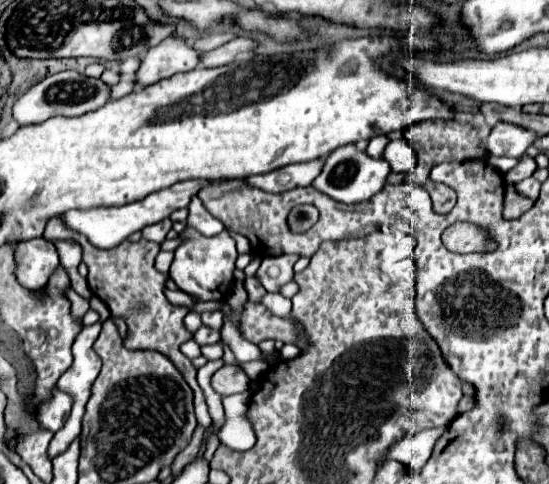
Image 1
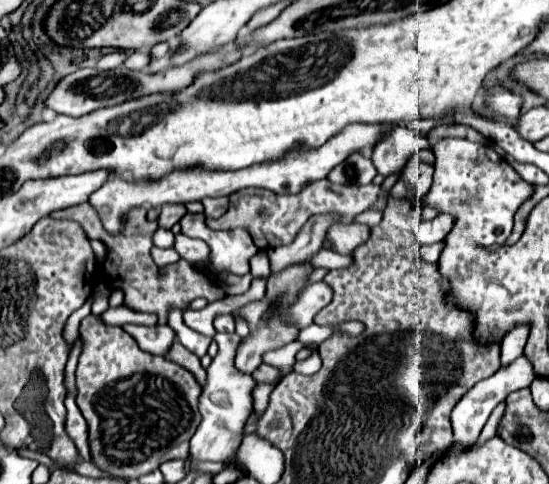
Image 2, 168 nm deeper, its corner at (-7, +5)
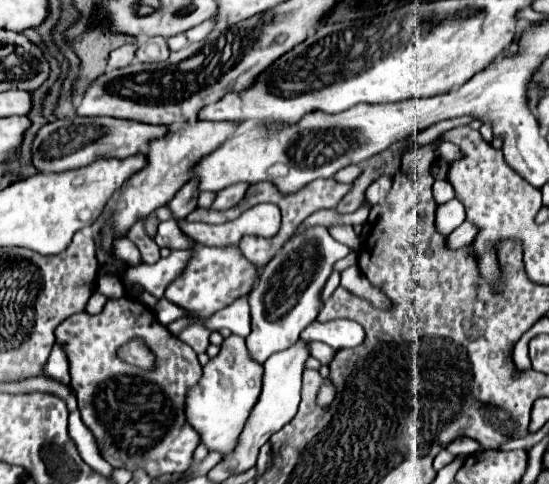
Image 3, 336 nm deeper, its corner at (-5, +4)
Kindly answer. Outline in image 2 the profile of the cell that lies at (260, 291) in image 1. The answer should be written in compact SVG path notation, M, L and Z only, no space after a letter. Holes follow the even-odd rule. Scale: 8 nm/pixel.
M312 215L312 219L308 219L308 223L302 227L298 237L290 245L270 249L270 277L290 265L300 265L300 261L312 259L312 255L320 251L328 227L334 225L334 221L336 215Z

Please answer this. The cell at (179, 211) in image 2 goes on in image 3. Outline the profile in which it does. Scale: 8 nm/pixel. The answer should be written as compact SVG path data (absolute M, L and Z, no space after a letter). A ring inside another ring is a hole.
M190 180L168 202L168 208L174 212L174 218L182 220L182 218L186 218L196 208L196 200L198 200L198 188L194 188L194 182Z

